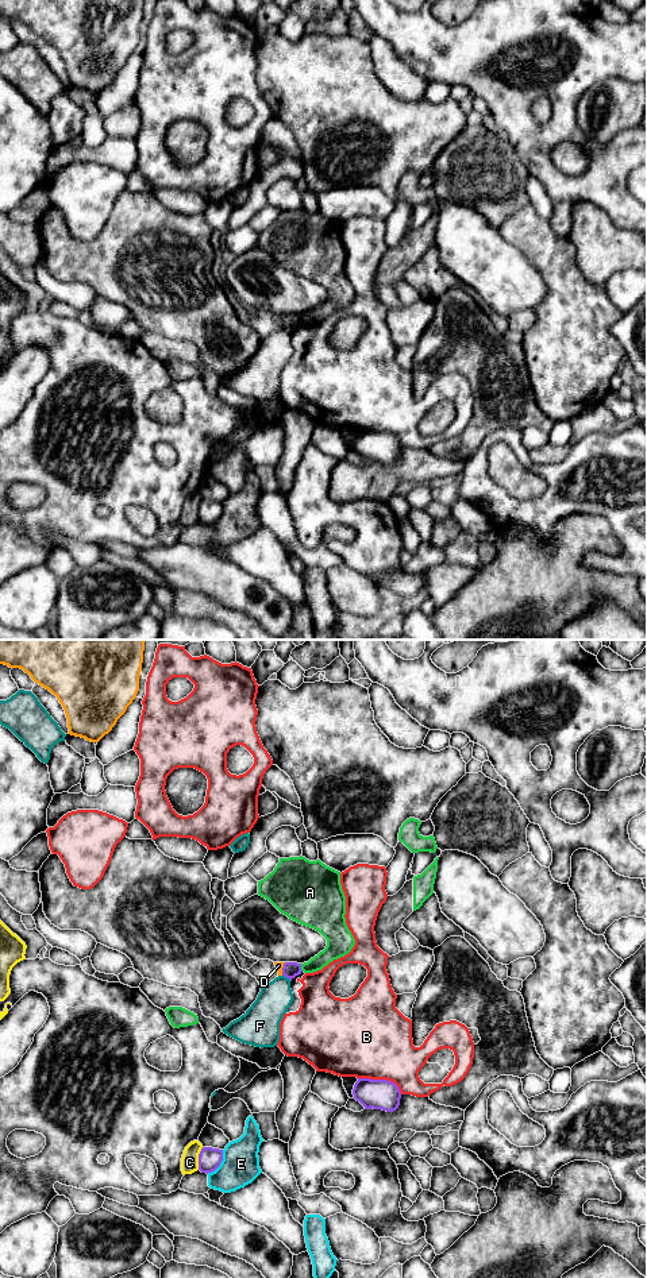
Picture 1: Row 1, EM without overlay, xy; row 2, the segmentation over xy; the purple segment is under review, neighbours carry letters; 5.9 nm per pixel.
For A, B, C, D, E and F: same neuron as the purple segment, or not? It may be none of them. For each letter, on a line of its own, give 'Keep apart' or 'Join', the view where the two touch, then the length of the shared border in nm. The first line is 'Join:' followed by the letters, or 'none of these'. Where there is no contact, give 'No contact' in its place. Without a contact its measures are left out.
Join: none of these
A: Keep apart. Touches purple in xy. Shared border 50 nm
B: Keep apart. Touches purple in xy. Shared border 280 nm
C: Keep apart. Touches purple in xy. Shared border 140 nm
D: Keep apart. Touches purple in xy. Shared border 80 nm
E: Keep apart. Touches purple in xy. Shared border 170 nm
F: Keep apart. Touches purple in xy. Shared border 70 nm

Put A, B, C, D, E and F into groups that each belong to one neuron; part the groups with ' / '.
A / B / C / D / E / F

